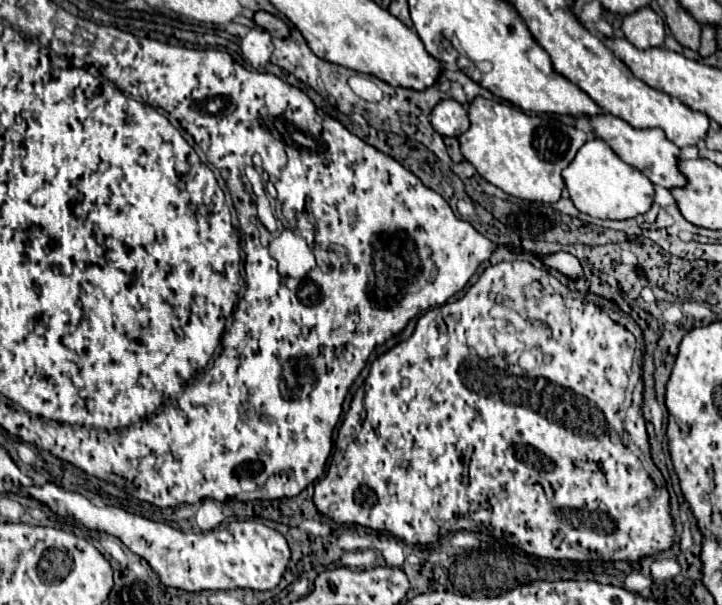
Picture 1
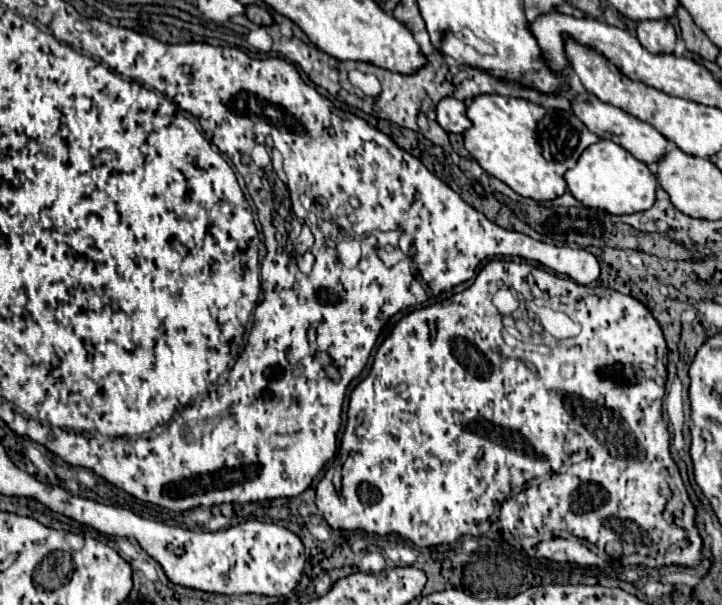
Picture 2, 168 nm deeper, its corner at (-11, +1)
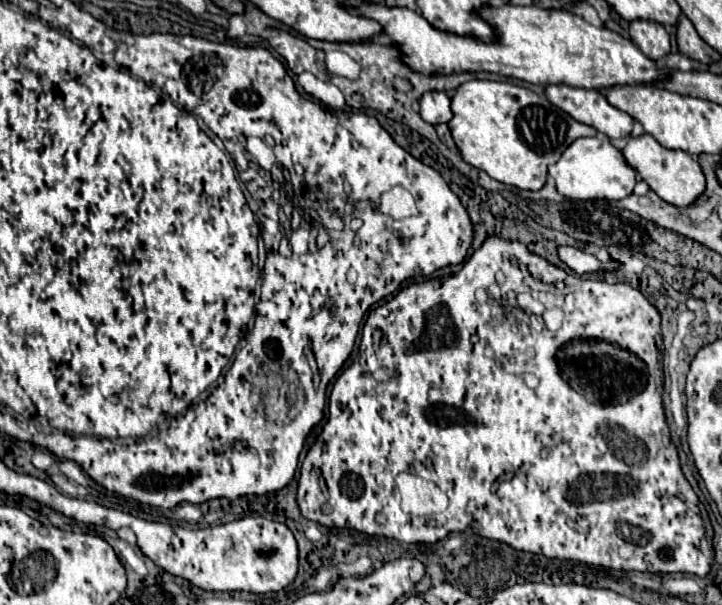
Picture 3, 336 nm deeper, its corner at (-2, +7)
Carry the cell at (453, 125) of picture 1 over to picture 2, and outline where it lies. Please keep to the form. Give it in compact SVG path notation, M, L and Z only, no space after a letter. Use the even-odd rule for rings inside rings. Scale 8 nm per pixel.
M446 97L436 107L436 121L446 133L464 133L472 127L472 121L466 115L466 105L460 99Z

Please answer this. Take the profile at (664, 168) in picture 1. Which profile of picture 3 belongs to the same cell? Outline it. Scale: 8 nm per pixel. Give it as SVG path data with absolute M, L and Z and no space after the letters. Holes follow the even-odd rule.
M547 85L545 97L573 119L595 127L611 139L621 139L631 135L633 119L609 105L603 93L593 89L579 89L569 85Z

